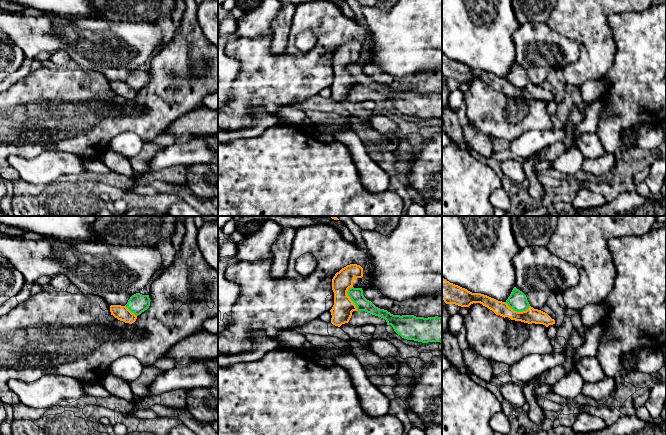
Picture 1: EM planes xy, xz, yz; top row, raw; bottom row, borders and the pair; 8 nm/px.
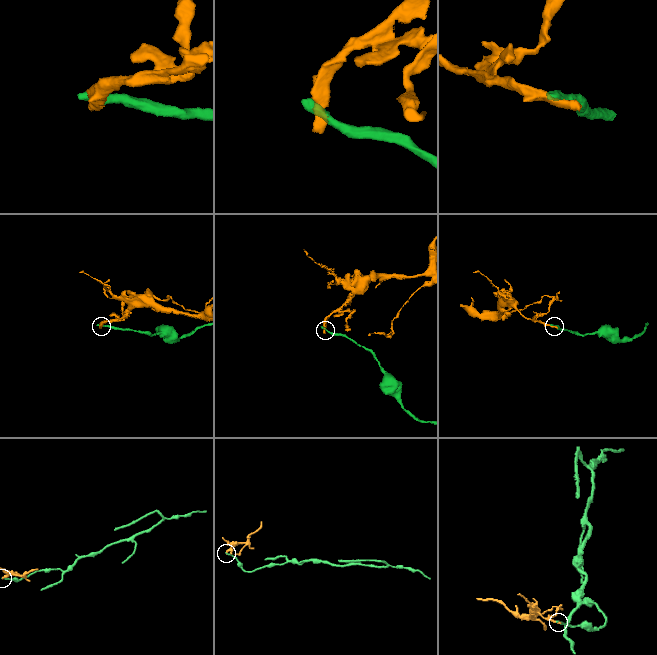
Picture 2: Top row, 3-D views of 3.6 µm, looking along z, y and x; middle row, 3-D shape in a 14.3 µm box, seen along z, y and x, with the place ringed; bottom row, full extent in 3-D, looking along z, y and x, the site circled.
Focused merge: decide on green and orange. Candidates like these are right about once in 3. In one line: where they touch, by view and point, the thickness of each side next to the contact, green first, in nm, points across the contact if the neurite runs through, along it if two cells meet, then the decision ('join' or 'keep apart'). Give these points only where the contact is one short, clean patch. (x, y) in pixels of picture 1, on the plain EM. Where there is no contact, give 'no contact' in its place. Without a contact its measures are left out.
meets green in xz at (350, 74); 110 nm thick on the green side, 170 nm on the other; border along xz (351, 62), (347, 67), (347, 71), (358, 86); keep apart

